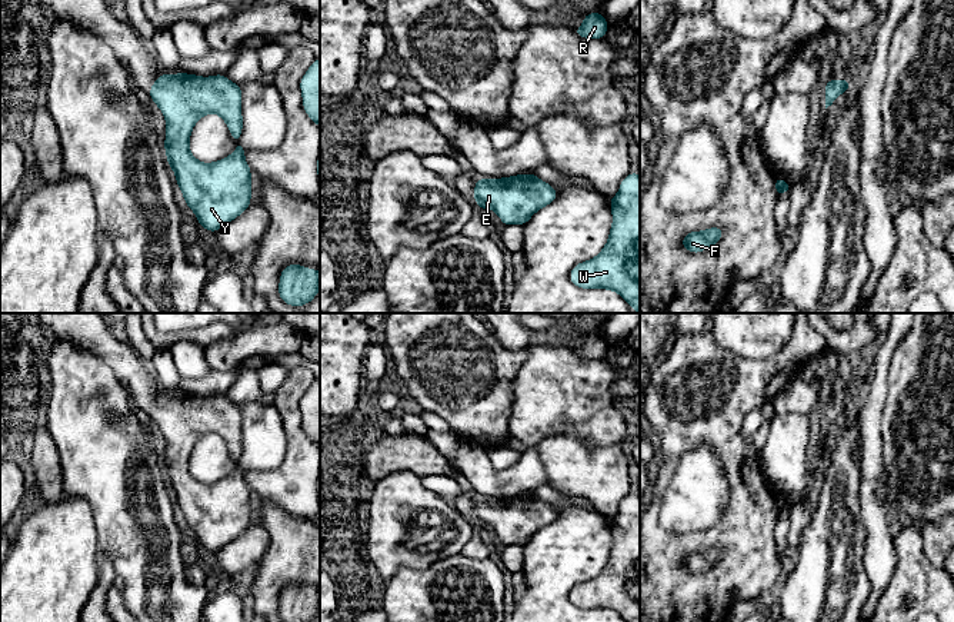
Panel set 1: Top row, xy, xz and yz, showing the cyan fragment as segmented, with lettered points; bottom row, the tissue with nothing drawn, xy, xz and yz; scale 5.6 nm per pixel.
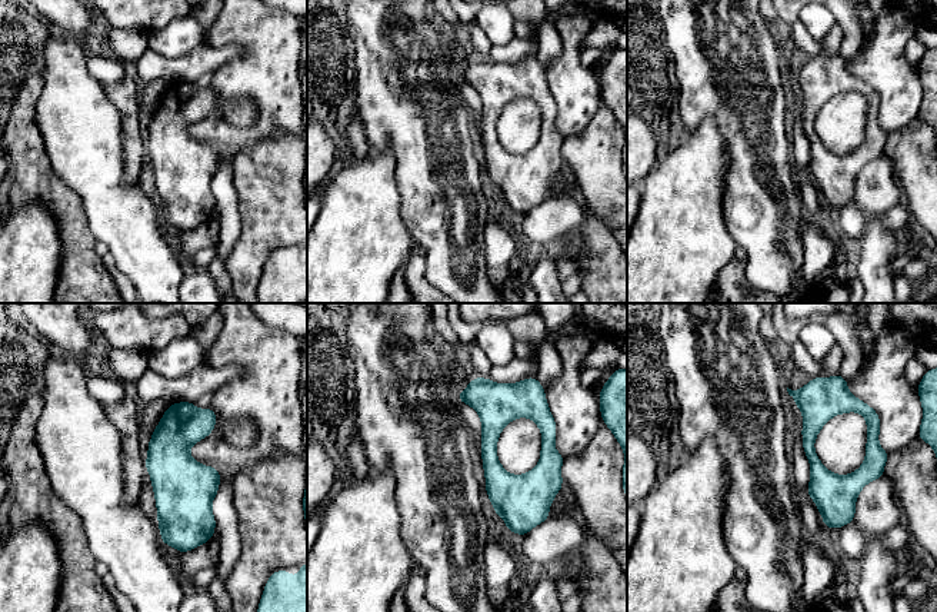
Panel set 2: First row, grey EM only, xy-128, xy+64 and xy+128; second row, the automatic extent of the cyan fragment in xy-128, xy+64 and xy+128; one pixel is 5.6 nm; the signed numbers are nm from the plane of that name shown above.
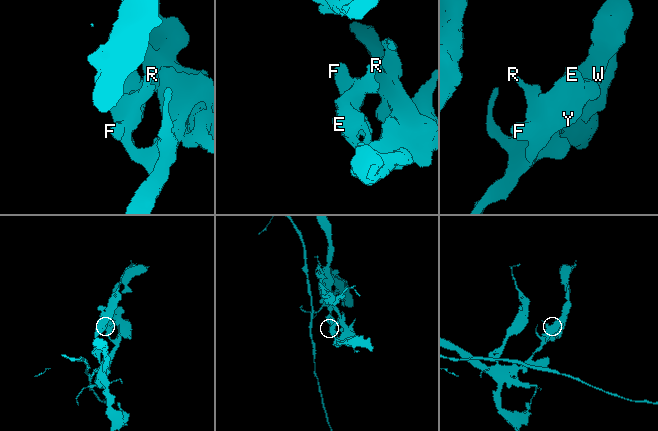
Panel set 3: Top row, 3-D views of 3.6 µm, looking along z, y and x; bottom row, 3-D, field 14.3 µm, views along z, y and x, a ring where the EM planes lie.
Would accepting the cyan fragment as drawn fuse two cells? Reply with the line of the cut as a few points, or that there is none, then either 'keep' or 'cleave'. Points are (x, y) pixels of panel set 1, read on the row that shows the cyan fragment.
no cut | keep

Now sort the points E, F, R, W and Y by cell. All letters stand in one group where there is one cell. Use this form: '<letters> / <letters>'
E F R W Y

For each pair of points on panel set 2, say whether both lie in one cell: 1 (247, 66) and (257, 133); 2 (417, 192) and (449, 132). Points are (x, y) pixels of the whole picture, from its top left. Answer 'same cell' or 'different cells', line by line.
1: same cell
2: same cell

